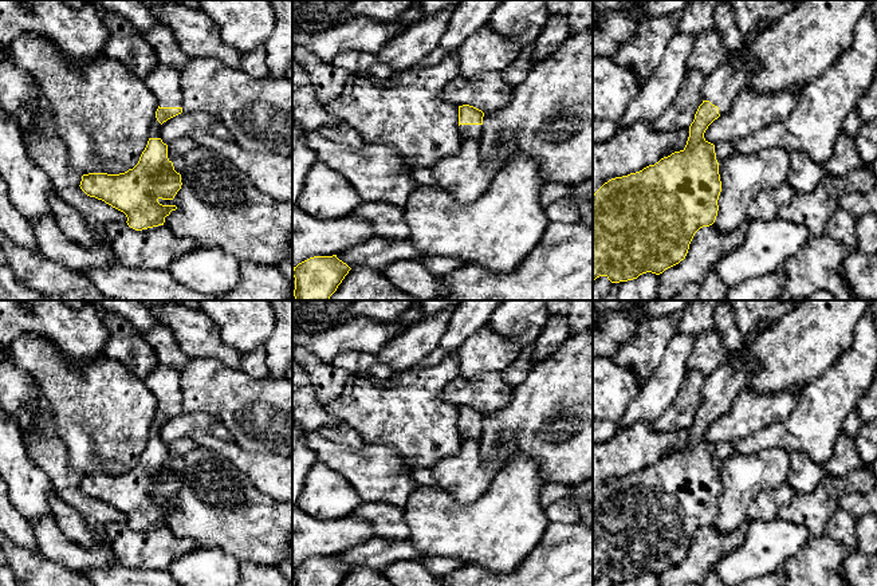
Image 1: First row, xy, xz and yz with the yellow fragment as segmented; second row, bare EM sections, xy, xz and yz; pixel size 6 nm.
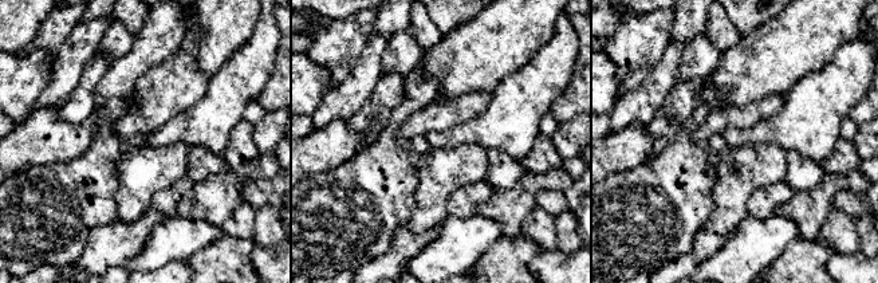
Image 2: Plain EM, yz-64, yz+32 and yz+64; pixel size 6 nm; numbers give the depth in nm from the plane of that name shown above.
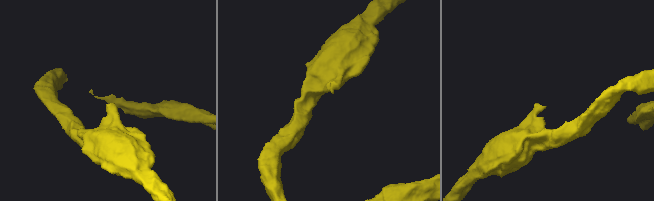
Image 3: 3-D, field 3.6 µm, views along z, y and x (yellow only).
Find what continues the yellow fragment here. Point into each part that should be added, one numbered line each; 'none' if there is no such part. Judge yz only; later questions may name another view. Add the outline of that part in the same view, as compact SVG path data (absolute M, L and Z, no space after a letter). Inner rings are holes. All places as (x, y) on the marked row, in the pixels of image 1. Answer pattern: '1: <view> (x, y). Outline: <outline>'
1: yz (722, 87). Outline: M725 60L716 71L705 76L701 89L703 99L717 106L720 115L727 114L755 68L755 60L746 63Z

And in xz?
1: xz (471, 132). Outline: M460 125L459 131L461 138L480 139L483 135L483 125Z

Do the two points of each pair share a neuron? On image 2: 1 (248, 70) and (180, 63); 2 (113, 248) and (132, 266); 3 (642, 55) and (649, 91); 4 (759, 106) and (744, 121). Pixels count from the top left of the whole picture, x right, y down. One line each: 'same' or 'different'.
1: different
2: different
3: different
4: same

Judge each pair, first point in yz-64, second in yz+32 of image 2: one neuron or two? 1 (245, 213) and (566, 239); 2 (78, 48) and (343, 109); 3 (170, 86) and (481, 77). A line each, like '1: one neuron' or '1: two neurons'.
1: two neurons
2: one neuron
3: two neurons

